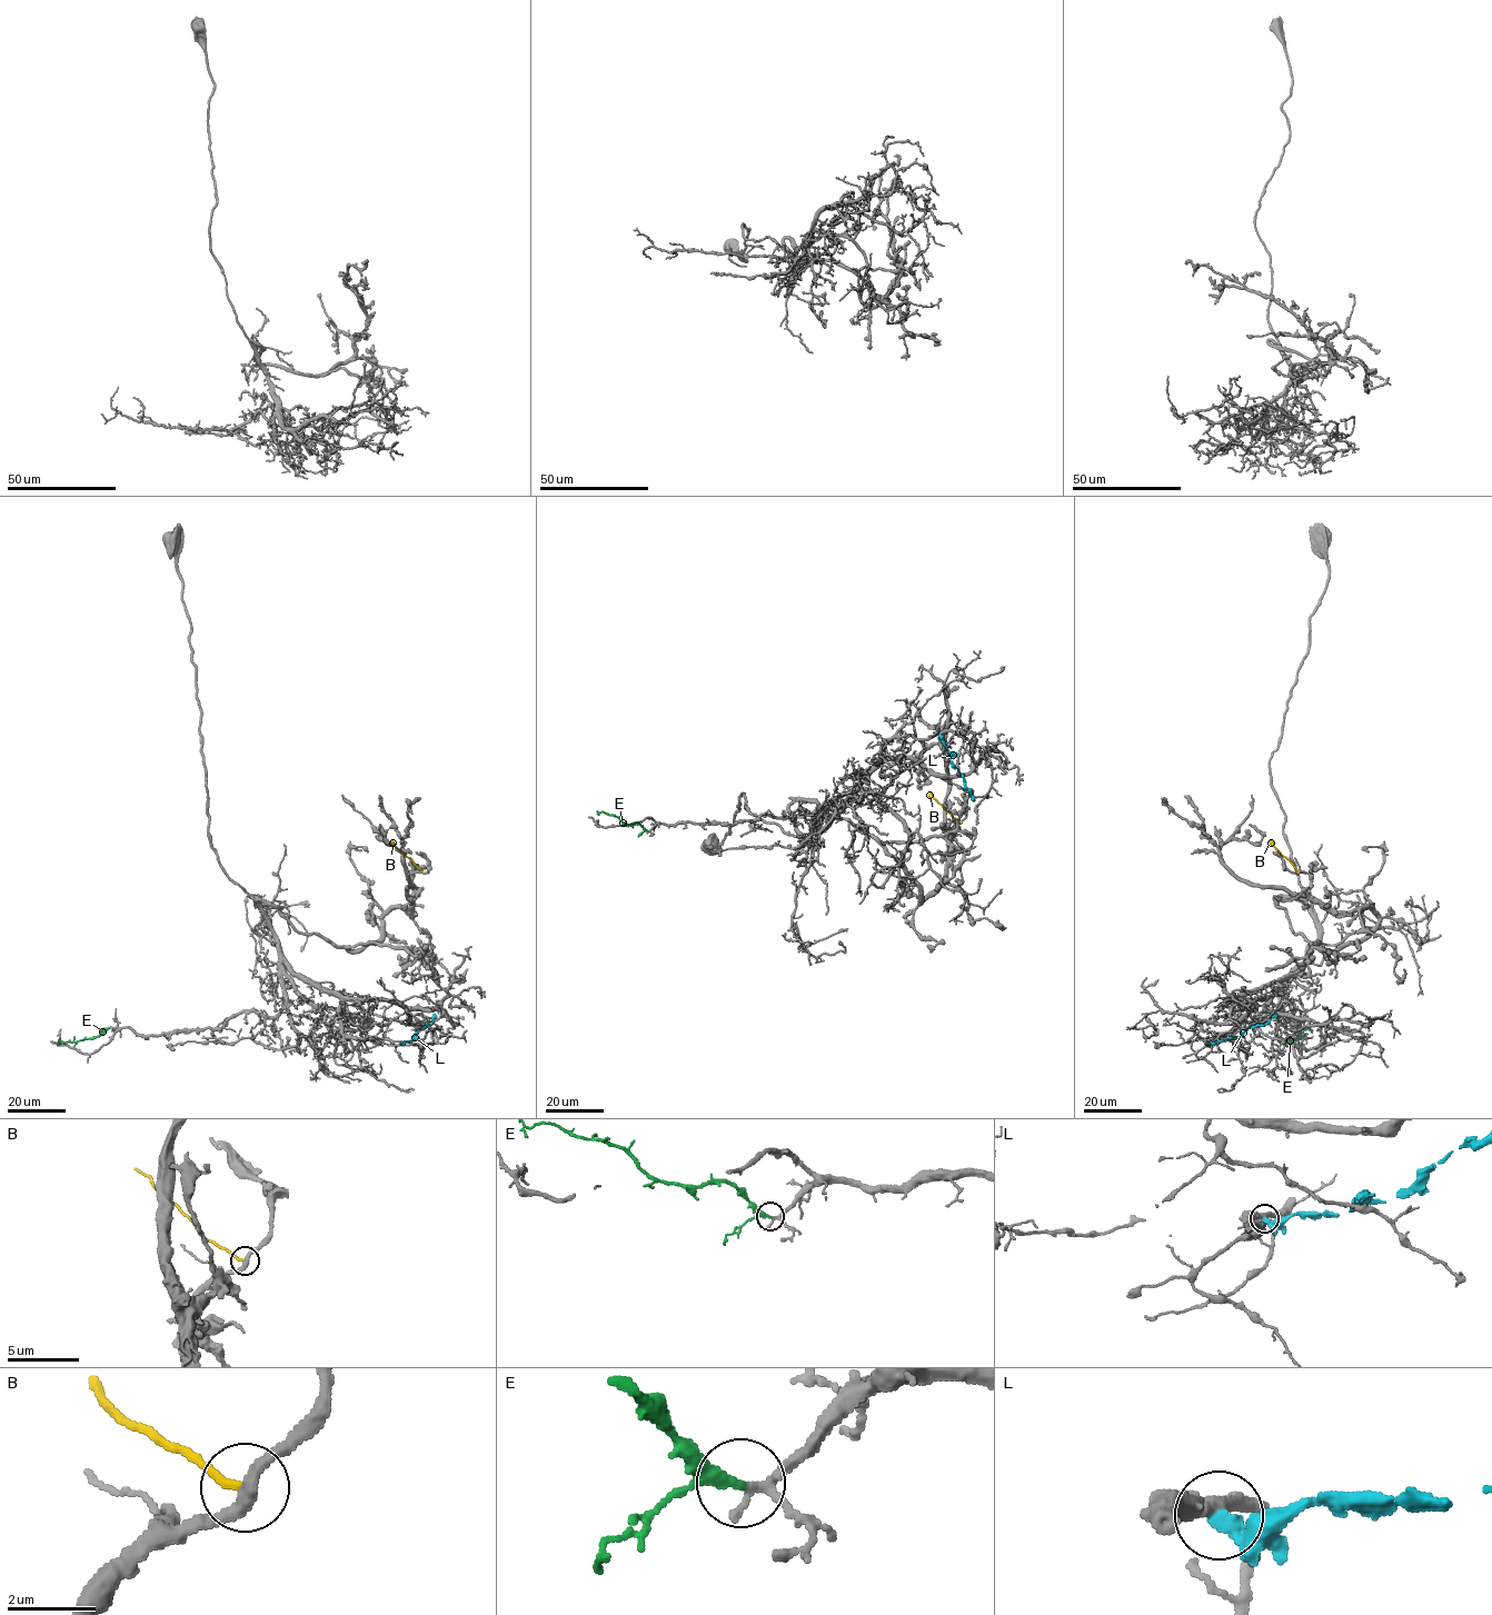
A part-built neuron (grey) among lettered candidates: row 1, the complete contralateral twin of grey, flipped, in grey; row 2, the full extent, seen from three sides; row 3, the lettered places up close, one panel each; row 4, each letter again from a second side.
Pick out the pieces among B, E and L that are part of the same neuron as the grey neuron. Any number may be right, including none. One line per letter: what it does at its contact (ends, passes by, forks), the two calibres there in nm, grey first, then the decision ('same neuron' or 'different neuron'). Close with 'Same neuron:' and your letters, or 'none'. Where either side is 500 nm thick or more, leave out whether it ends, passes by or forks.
B: it ends; calibres 320 and 180 nm; different neuron
E: it passes by; calibres 190 and 240 nm; same neuron
L: it passes by; calibres 400 and 280 nm; different neuron
Same neuron: E

